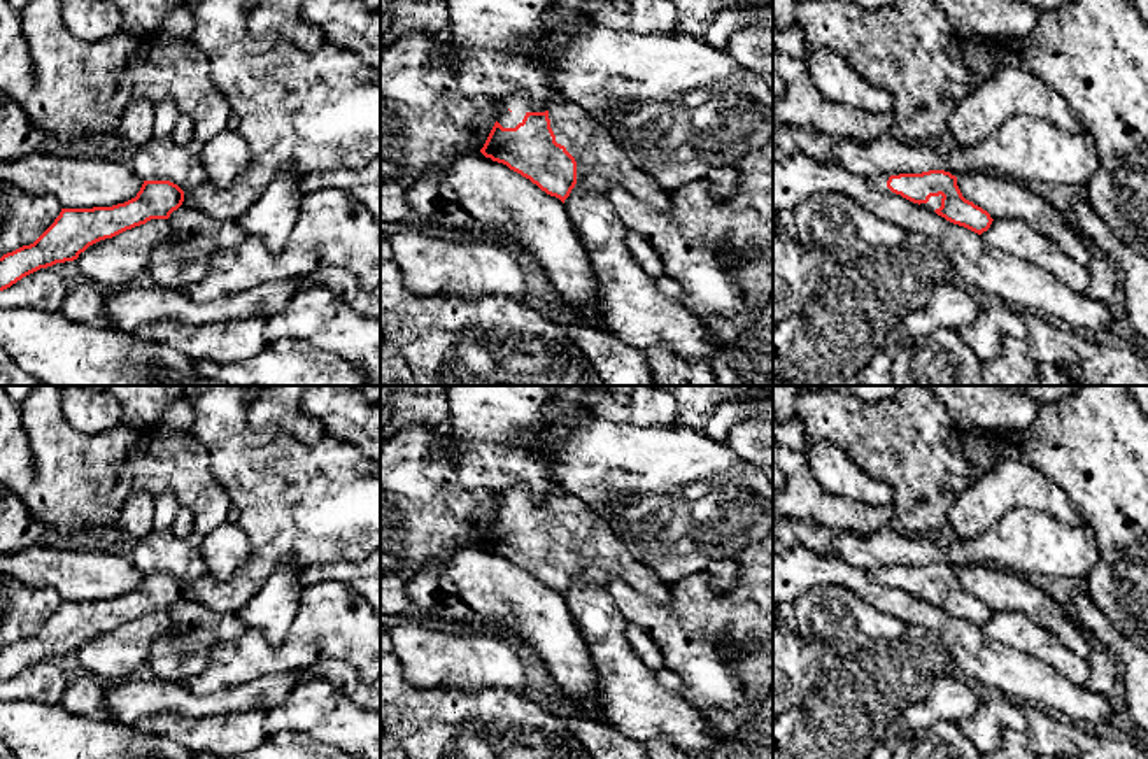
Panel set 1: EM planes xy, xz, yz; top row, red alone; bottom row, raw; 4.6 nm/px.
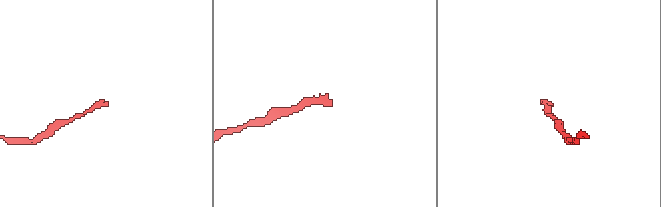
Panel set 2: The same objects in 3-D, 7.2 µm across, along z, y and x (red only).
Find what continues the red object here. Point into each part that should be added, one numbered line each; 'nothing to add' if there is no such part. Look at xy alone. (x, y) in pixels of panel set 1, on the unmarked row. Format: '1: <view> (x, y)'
1: xy (298, 503)

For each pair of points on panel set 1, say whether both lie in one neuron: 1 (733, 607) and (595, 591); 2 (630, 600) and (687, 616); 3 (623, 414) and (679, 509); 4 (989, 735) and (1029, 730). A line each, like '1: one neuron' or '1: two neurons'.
1: two neurons
2: one neuron
3: two neurons
4: one neuron

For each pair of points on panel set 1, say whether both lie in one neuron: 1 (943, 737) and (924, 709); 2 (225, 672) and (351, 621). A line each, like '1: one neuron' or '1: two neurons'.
1: two neurons
2: one neuron

